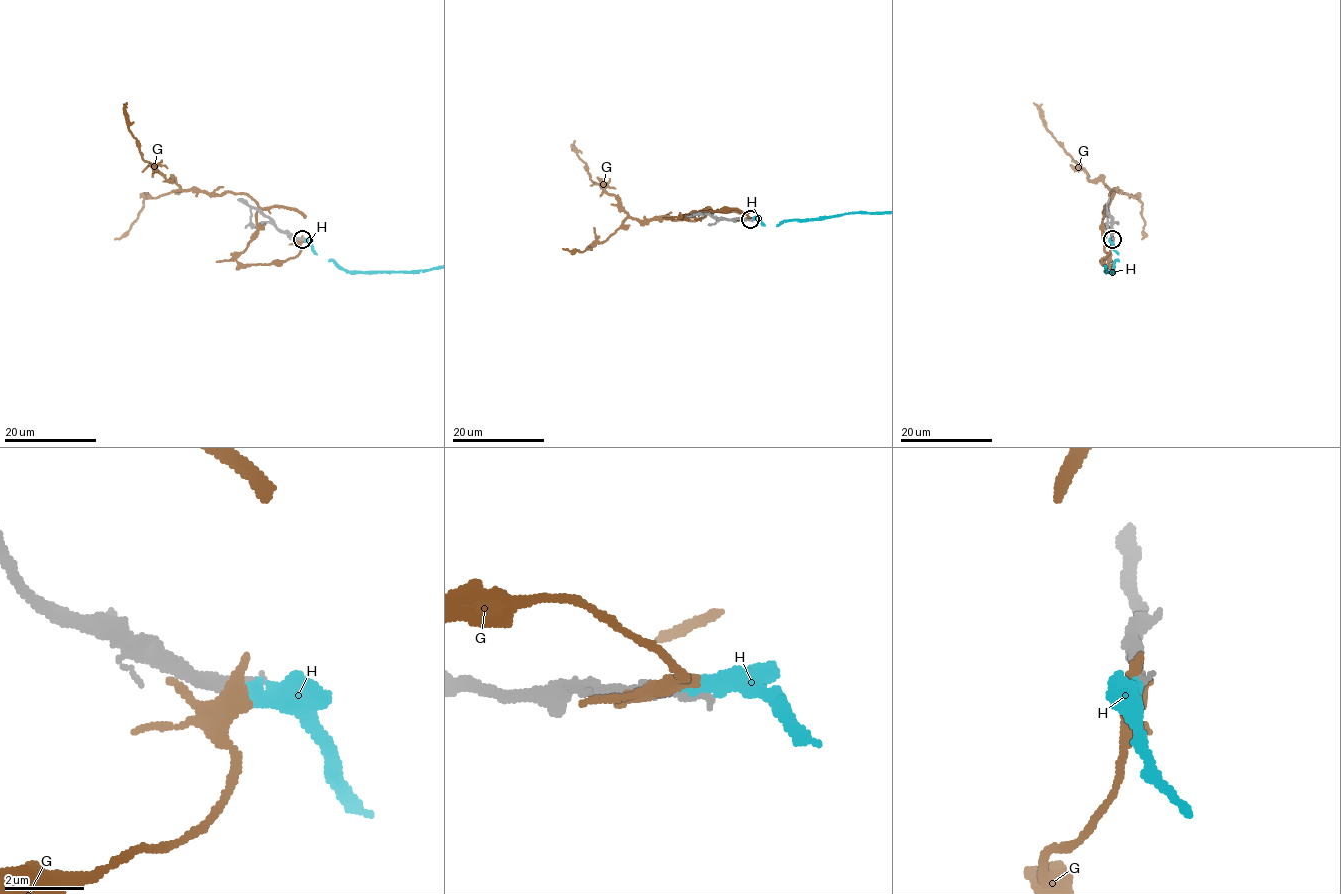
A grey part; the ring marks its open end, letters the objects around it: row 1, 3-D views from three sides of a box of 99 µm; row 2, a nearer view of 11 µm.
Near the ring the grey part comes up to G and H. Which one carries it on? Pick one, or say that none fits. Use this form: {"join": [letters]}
{"join": ["H"]}

